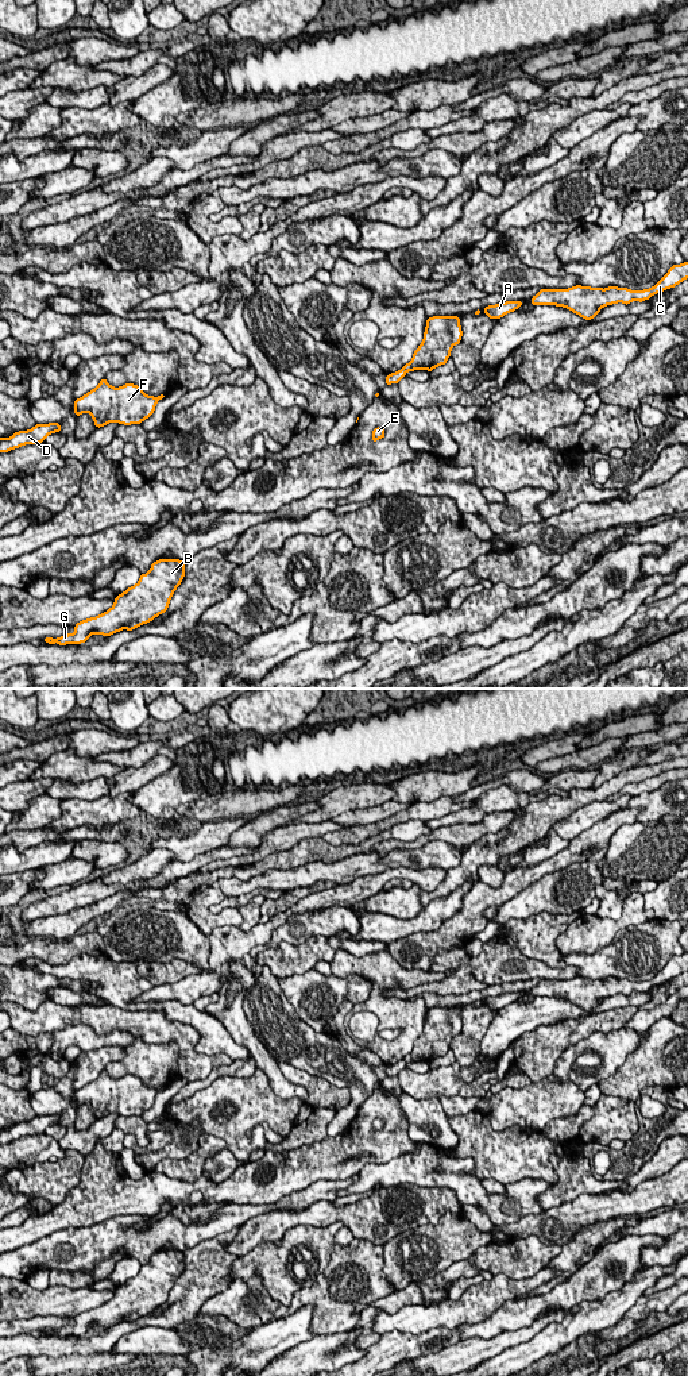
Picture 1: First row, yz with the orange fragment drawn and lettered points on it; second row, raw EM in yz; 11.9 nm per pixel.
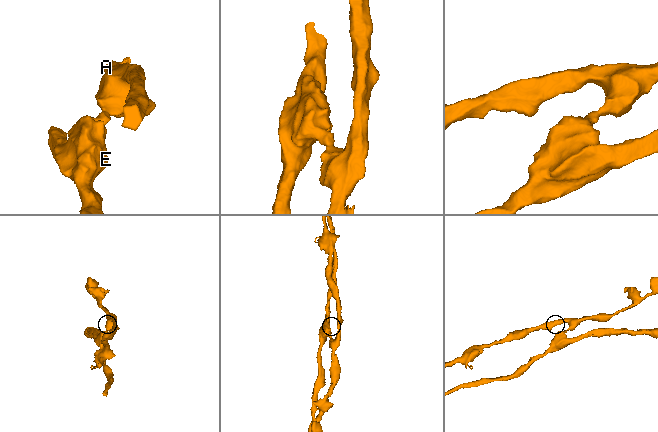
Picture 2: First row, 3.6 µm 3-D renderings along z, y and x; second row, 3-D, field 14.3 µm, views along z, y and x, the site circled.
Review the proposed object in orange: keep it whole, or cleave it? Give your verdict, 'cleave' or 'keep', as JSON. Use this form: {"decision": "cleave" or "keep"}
{"decision": "cleave"}

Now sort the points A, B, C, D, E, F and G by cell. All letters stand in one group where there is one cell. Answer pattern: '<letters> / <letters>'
A C D F / B E G

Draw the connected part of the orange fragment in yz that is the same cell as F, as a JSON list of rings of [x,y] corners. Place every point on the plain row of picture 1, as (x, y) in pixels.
[[[103,1069],[97,1079],[74,1092],[74,1105],[77,1109],[88,1103],[97,1119],[108,1114],[140,1115],[154,1105],[156,1094],[165,1088],[166,1086],[147,1087],[134,1075],[113,1079]]]

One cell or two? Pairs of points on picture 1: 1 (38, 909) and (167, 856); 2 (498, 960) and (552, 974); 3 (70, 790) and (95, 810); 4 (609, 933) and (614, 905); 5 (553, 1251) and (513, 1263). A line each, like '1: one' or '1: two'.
1: two
2: one
3: two
4: two
5: one

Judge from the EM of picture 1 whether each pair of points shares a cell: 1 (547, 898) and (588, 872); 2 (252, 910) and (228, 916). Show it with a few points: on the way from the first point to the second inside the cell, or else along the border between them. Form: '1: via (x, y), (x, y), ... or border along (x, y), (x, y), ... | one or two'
1: via (557, 900), (578, 882) | one
2: border along (238, 909), (242, 917), (239, 927) | two

